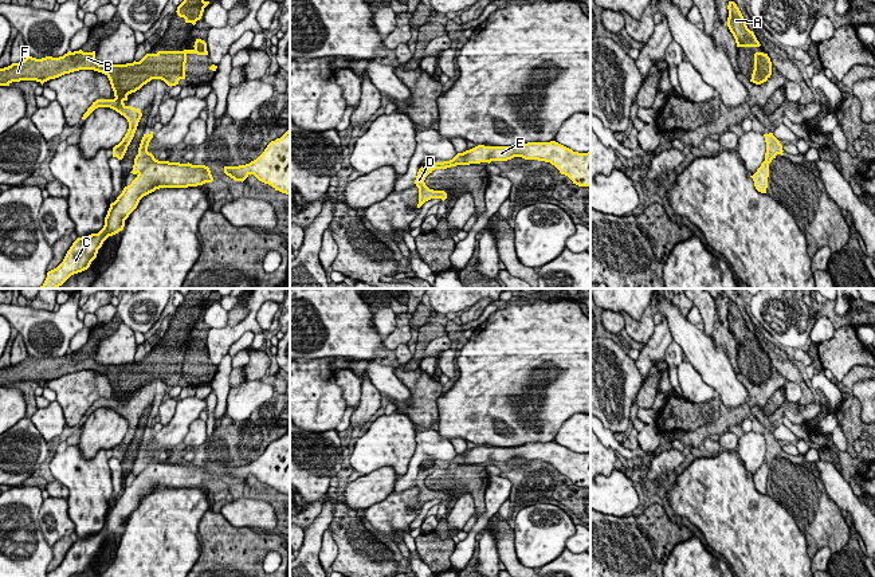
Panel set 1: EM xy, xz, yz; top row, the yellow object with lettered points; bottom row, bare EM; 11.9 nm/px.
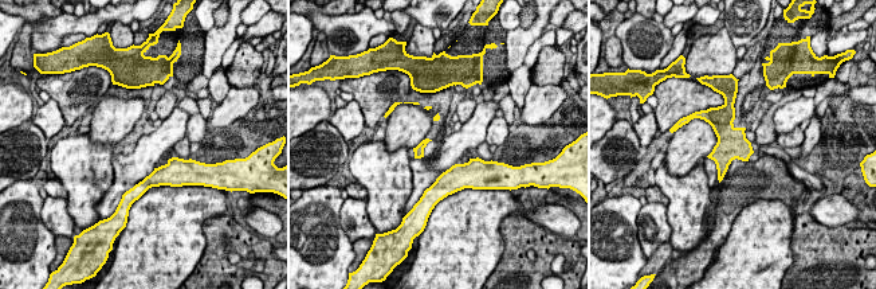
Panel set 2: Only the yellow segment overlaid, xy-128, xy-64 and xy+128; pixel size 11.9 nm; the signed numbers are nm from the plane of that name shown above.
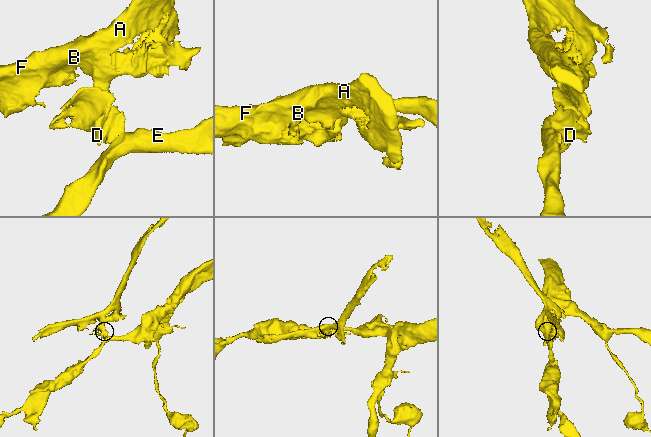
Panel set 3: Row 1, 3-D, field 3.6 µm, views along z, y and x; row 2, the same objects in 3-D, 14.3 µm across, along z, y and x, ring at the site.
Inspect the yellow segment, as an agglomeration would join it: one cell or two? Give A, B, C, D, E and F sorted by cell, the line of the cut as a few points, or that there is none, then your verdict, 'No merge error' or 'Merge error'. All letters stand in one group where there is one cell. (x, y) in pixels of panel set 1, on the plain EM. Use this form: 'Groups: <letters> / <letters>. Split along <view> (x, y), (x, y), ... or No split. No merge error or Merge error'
Groups: A B D F / C E. Split along xy (155, 459), (138, 474). Merge error

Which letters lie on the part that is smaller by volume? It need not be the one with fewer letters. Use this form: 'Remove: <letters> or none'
Remove: A, B, D, F

